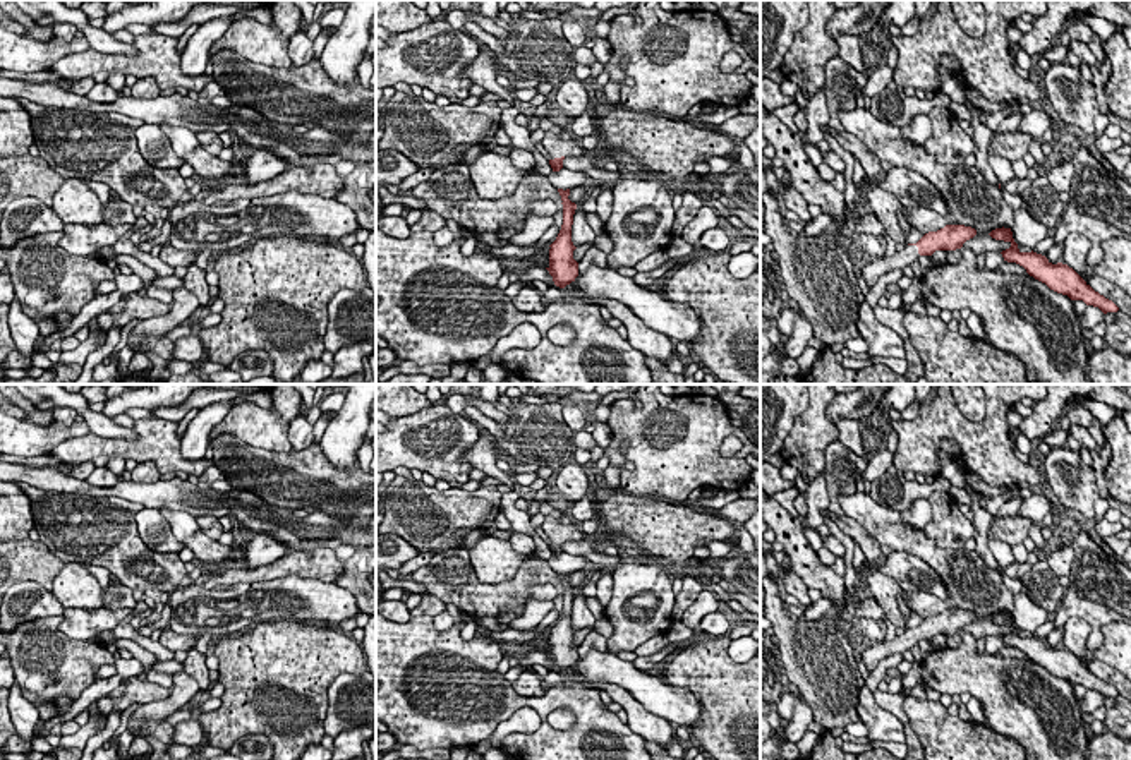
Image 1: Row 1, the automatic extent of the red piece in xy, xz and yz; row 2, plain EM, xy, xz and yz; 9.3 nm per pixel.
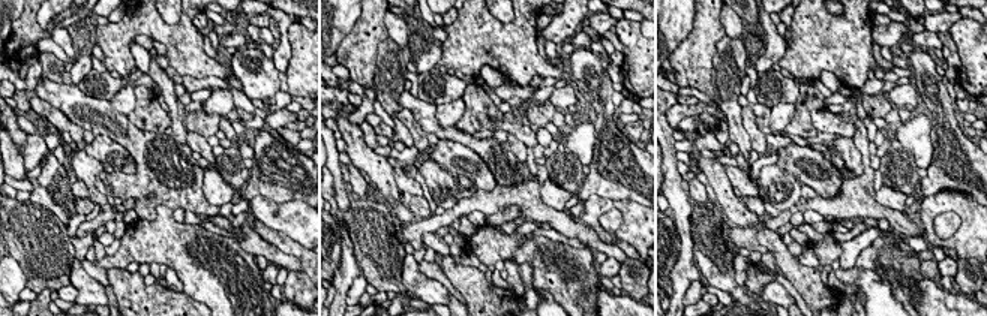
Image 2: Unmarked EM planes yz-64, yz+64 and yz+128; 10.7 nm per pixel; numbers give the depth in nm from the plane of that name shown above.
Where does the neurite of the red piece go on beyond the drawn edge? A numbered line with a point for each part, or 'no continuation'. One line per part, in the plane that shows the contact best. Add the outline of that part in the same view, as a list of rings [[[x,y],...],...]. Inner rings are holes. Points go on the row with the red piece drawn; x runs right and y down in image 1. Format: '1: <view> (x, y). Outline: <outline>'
1: yz (870, 271). Outline: [[[904,245],[901,252],[894,252],[889,257],[874,257],[860,266],[860,276],[865,280],[867,287],[874,287],[882,274],[894,269],[903,269],[918,259],[916,245]]]

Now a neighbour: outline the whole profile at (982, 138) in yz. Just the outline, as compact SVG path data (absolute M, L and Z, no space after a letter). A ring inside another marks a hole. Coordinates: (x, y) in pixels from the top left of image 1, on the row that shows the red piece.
M968 100L965 103L965 106L971 112L973 118L970 122L970 125L973 127L975 134L973 134L973 142L977 146L977 153L975 153L975 168L983 175L983 178L987 180L987 184L990 185L999 185L999 180L994 173L994 170L989 165L989 156L990 156L990 142L994 137L994 130L989 125L983 125L980 122L980 113L978 108L975 105L971 105Z

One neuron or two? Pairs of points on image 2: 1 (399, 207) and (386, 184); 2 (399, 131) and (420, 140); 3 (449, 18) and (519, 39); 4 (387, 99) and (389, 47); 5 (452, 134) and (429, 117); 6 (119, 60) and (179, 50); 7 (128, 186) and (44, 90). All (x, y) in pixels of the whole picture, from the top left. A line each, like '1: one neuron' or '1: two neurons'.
1: one neuron
2: two neurons
3: two neurons
4: one neuron
5: one neuron
6: one neuron
7: one neuron

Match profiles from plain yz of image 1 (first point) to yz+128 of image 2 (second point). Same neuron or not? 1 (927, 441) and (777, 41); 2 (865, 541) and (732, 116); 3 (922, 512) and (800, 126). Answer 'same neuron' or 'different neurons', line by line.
1: different neurons
2: different neurons
3: different neurons

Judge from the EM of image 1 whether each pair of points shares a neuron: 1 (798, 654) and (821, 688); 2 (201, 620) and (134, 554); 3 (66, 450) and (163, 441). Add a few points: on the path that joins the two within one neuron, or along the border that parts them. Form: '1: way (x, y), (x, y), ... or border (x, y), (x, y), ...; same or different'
1: way (807, 663), (821, 680); same
2: border (191, 582), (175, 587); different
3: way (90, 448), (139, 448); same

